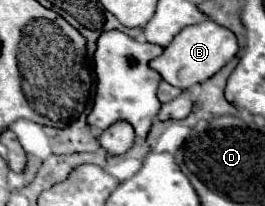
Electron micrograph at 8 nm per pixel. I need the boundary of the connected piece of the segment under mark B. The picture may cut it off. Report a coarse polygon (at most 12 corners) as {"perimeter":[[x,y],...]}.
{"perimeter":[[189,25],[149,65],[189,89],[239,51],[231,29]]}

